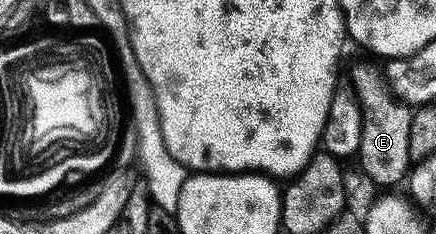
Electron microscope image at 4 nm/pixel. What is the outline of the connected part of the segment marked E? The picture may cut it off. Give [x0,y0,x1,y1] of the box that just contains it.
[349,64,413,184]

